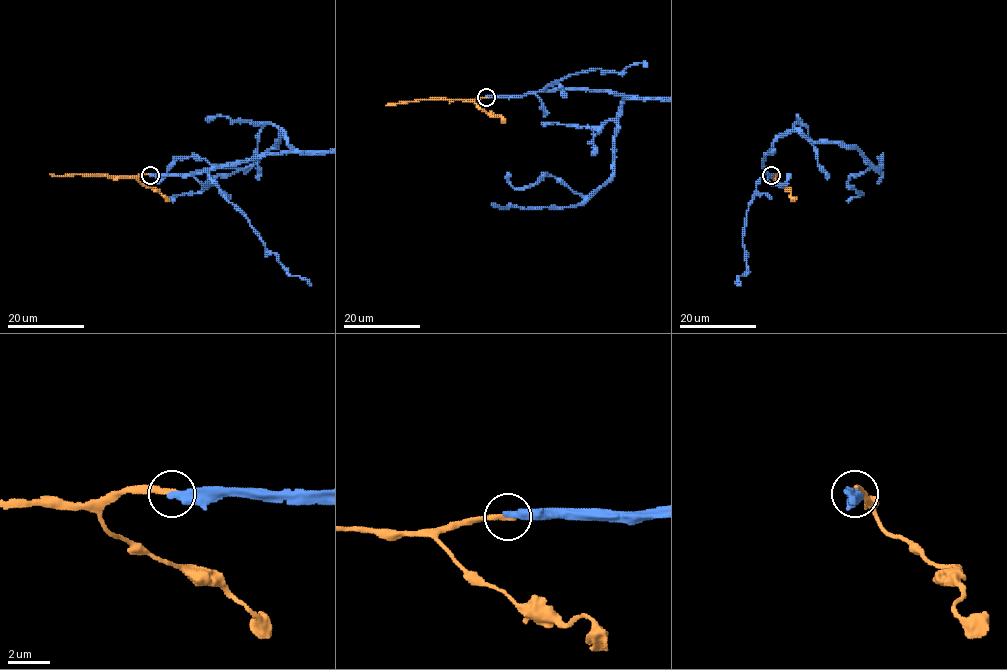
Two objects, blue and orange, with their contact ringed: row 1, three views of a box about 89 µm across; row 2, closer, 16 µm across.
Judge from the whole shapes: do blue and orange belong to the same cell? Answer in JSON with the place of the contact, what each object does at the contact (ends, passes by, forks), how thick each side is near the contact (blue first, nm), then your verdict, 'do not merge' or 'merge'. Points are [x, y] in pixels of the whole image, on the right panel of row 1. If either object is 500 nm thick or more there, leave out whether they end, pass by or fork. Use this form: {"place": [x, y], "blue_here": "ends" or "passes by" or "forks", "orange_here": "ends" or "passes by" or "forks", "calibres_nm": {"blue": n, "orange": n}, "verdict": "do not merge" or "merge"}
{"place": [771, 175], "blue_here": "ends", "orange_here": "ends", "calibres_nm": {"blue": 400, "orange": 280}, "verdict": "do not merge"}

